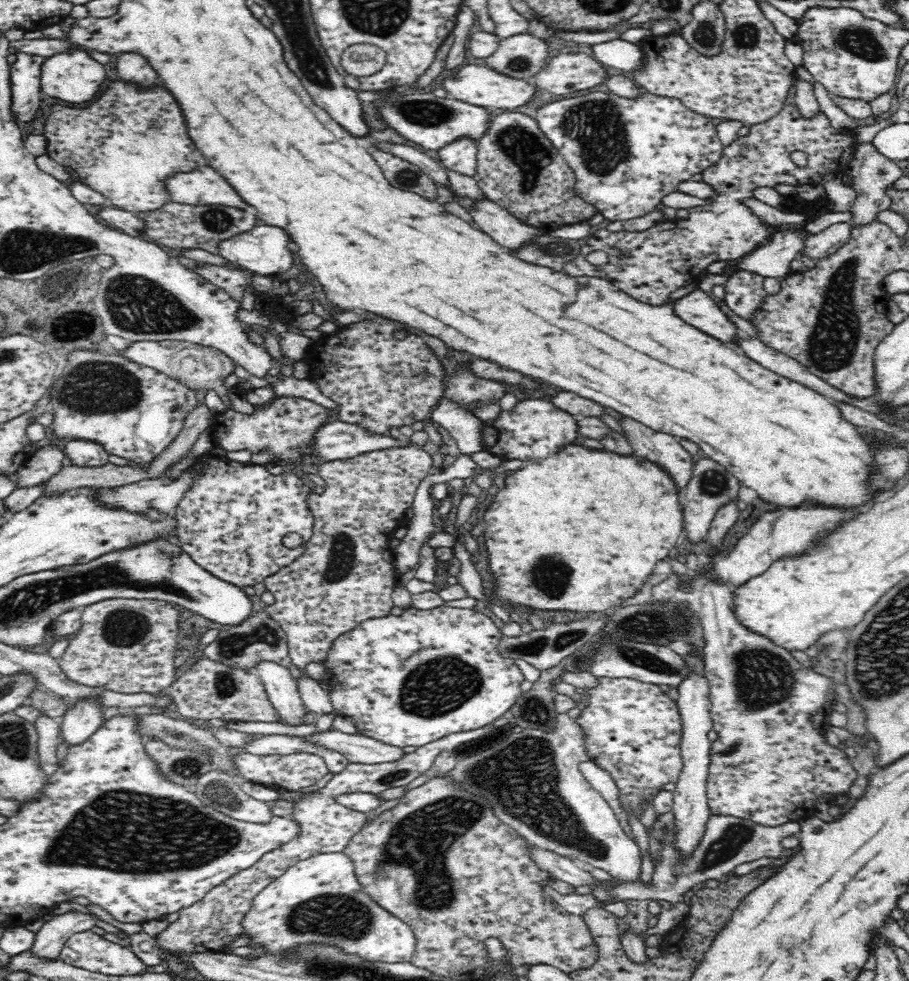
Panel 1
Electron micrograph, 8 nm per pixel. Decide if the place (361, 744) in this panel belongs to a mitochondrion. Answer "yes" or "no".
no

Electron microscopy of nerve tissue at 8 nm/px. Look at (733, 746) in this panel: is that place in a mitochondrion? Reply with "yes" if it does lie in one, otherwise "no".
yes

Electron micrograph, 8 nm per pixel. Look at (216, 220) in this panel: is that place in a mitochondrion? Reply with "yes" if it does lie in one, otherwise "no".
yes

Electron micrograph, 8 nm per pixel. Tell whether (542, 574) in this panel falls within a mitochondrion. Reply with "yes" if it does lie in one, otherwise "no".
yes

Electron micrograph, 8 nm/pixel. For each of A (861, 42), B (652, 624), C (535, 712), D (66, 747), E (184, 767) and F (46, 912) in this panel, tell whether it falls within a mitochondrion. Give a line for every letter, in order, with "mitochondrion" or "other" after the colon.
A: mitochondrion
B: mitochondrion
C: mitochondrion
D: other
E: mitochondrion
F: other

